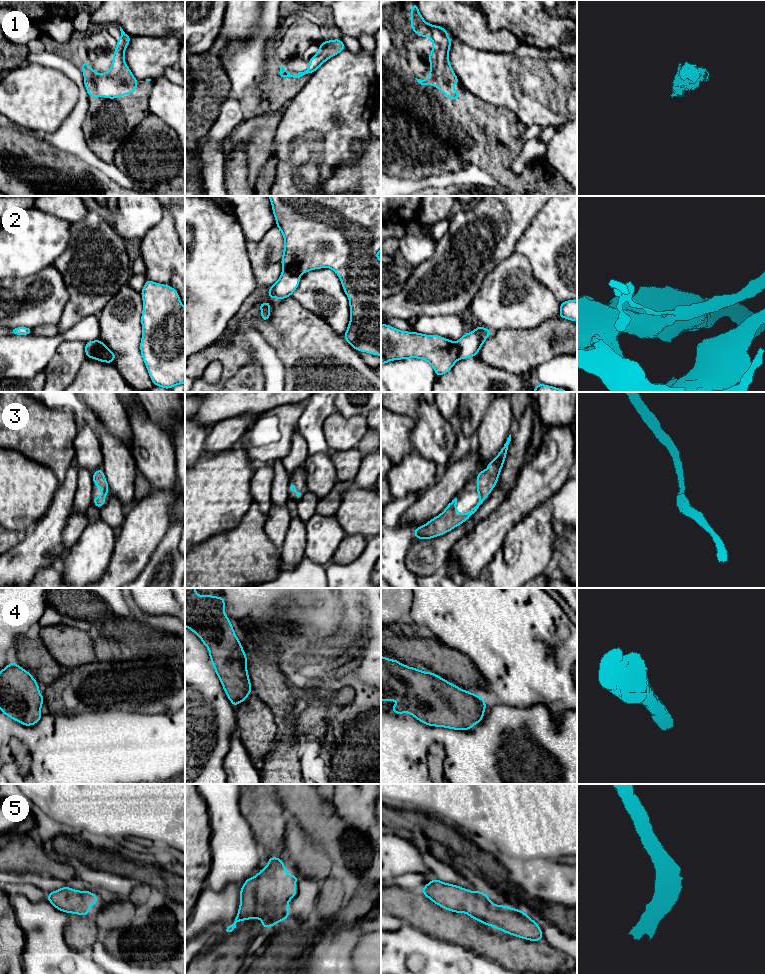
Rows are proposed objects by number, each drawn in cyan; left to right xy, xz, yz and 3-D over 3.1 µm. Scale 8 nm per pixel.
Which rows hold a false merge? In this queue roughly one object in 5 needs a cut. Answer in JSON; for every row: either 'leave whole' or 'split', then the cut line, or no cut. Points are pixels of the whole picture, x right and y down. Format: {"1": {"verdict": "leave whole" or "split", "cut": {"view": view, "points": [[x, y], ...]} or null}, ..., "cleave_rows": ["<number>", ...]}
{"1": {"verdict": "leave whole", "cut": null}, "2": {"verdict": "split", "cut": {"view": "xy", "points": [[101, 342], [93, 358]]}}, "3": {"verdict": "leave whole", "cut": null}, "4": {"verdict": "leave whole", "cut": null}, "5": {"verdict": "leave whole", "cut": null}, "cleave_rows": ["2"]}

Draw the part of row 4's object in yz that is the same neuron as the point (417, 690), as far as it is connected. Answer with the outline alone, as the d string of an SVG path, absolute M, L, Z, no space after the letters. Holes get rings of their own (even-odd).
M381 655L381 701L394 700L399 703L392 706L392 713L409 713L428 726L454 730L470 730L482 721L486 709L484 698L460 689L435 673L409 667Z

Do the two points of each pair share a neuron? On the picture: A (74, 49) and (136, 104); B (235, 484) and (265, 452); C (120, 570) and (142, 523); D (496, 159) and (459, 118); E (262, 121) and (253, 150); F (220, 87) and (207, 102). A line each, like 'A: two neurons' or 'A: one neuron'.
A: one neuron
B: two neurons
C: one neuron
D: one neuron
E: one neuron
F: one neuron

